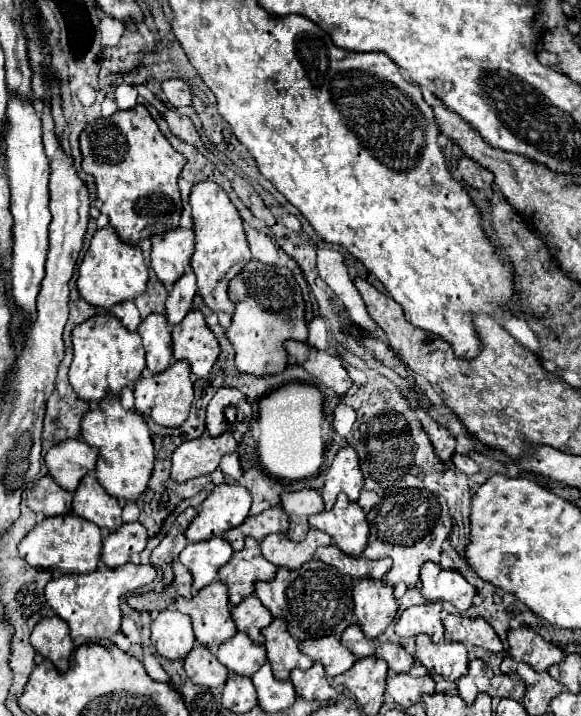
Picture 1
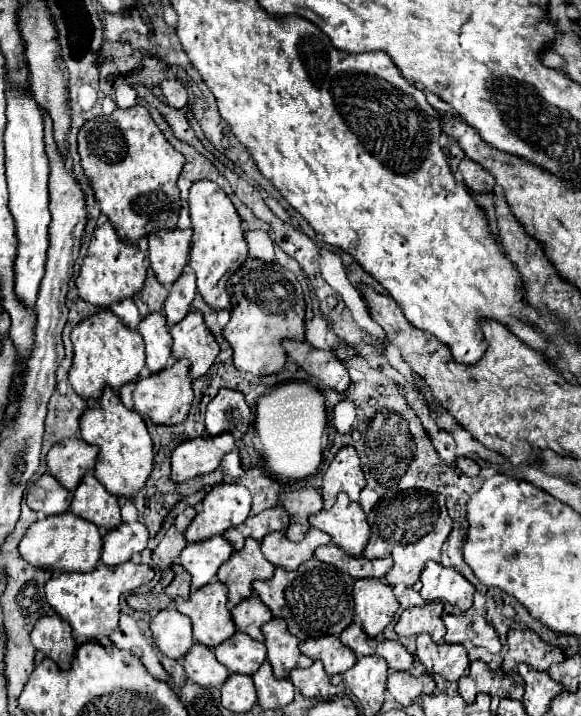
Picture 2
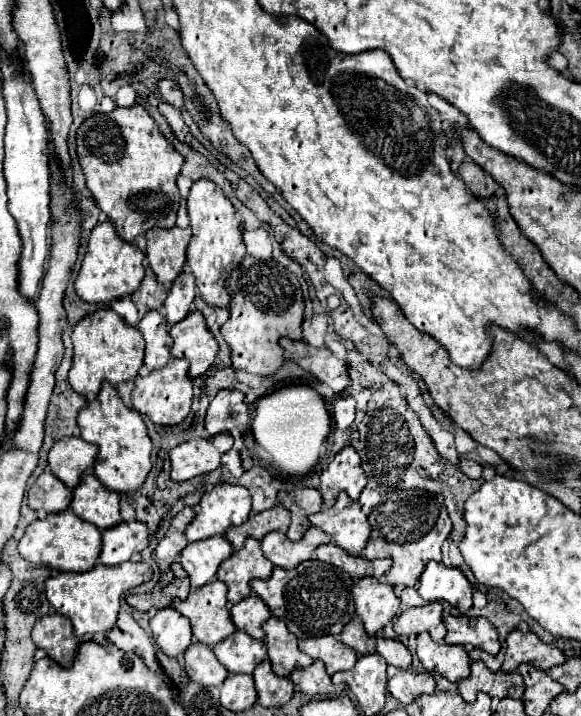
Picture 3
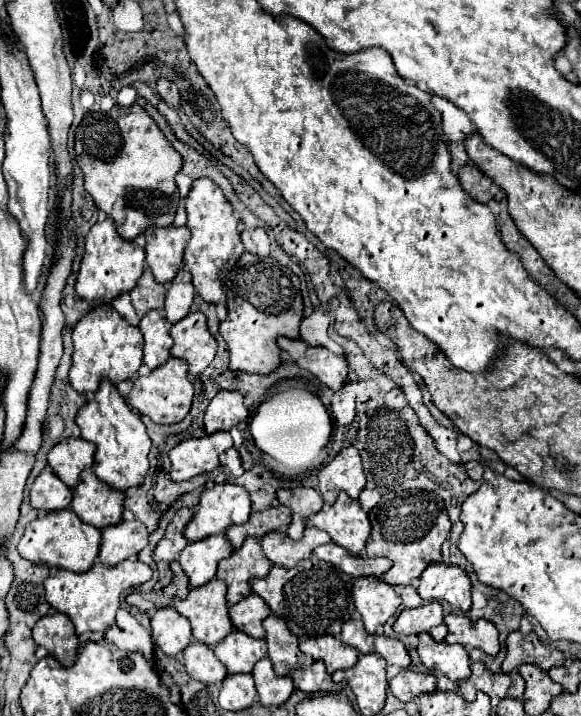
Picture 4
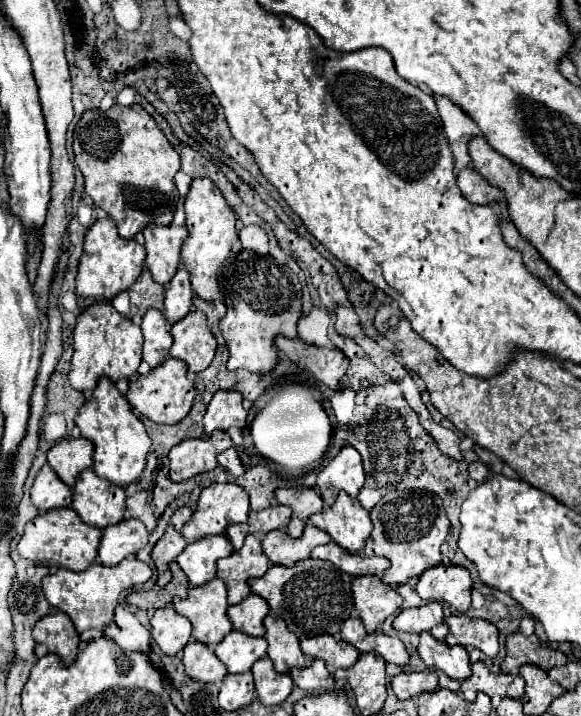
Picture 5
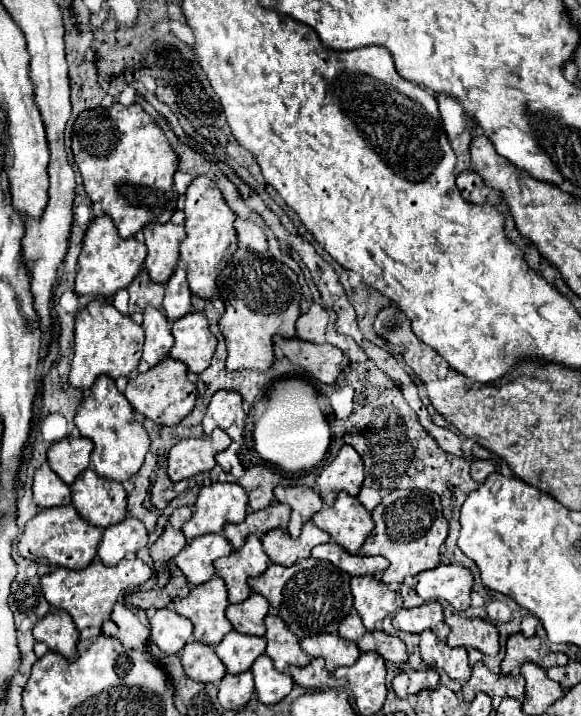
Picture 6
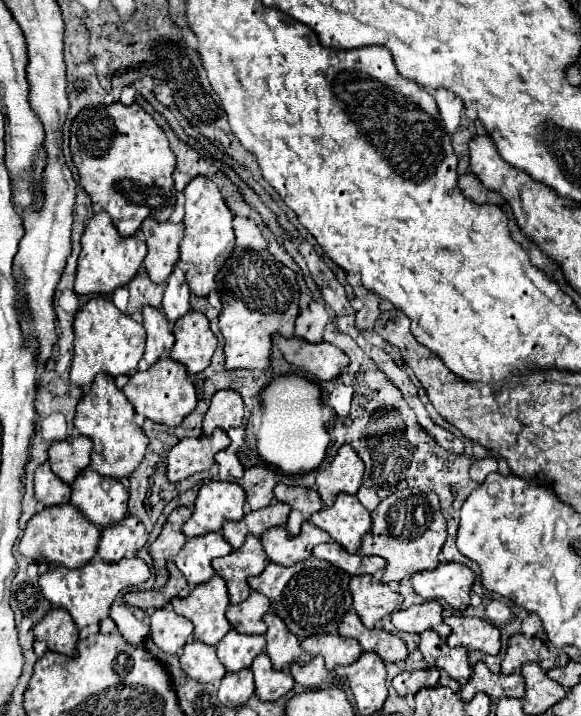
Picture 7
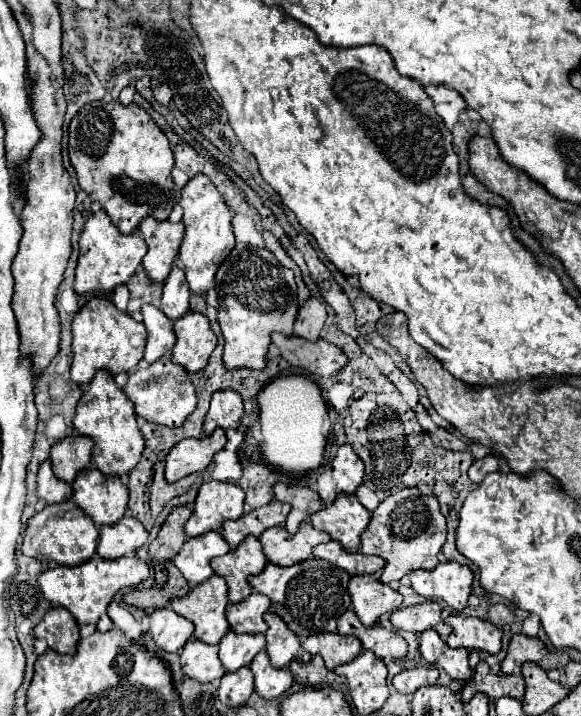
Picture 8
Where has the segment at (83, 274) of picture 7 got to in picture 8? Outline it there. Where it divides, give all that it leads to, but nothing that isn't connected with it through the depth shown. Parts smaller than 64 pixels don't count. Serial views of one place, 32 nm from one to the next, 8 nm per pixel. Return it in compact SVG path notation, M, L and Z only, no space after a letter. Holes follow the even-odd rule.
M96 210L88 216L82 236L80 236L80 254L76 266L74 292L108 292L118 284L126 284L128 278L136 272L146 254L146 242L136 234L122 234L110 220L104 210Z

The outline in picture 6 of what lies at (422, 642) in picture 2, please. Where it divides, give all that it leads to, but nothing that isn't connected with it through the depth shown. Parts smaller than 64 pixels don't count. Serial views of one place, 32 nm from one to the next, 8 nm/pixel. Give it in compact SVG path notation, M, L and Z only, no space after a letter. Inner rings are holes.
M430 630L420 634L418 648L420 648L422 660L430 668L444 670L450 678L454 678L454 680L458 680L462 684L468 680L470 664L468 664L466 648L450 648L446 642L438 640L436 634L432 634Z

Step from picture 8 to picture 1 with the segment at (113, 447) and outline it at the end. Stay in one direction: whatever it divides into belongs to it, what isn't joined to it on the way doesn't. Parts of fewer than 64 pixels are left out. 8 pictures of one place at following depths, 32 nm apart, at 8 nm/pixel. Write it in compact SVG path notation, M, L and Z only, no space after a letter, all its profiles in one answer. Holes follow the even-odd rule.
M108 394L98 406L82 418L82 438L100 450L96 462L96 480L106 488L108 494L136 502L140 494L146 490L152 468L154 468L154 446L146 426L144 416L132 410L124 410L120 404L120 396Z

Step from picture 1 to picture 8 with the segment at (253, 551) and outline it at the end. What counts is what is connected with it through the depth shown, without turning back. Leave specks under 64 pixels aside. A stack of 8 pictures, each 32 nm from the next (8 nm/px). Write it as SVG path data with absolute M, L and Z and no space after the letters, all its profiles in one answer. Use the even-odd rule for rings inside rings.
M246 536L238 548L212 560L212 568L218 576L222 576L226 580L228 598L234 604L248 598L252 588L246 578L250 574L260 574L264 570L264 566L266 566L266 556L264 556L262 544L256 536Z

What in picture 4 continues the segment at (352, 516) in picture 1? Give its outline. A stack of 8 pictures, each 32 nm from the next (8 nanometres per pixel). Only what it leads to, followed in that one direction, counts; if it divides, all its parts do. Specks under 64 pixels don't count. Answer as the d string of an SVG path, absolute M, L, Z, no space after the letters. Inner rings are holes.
M340 492L338 500L330 508L312 514L310 522L312 526L328 532L332 540L350 554L360 554L372 528L360 502L352 500L346 492Z

